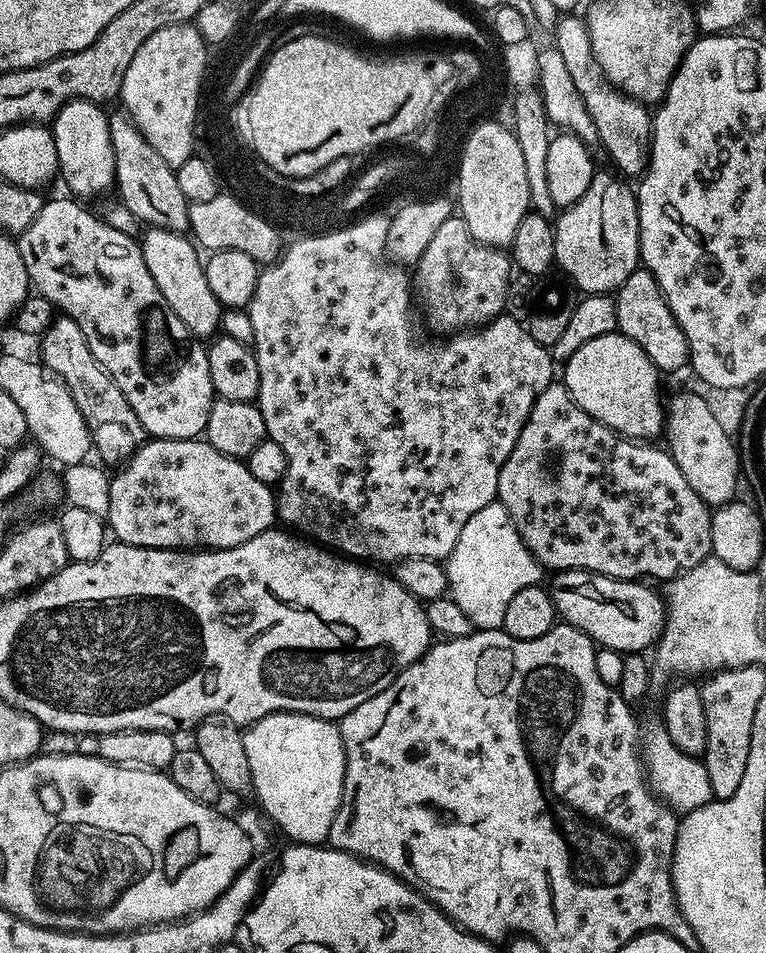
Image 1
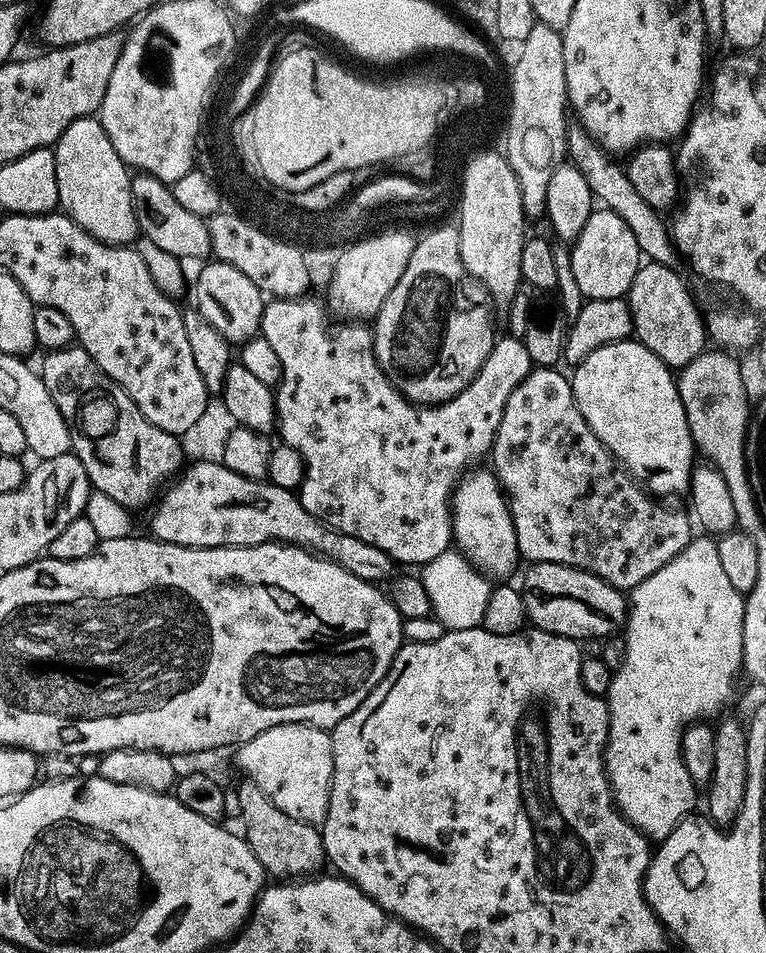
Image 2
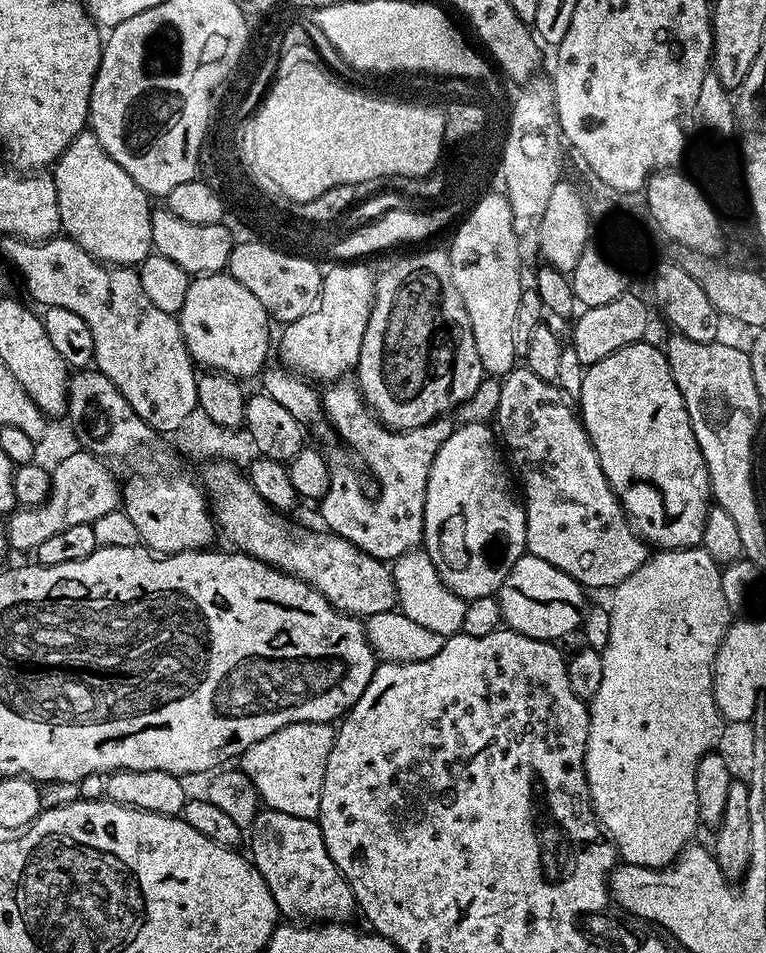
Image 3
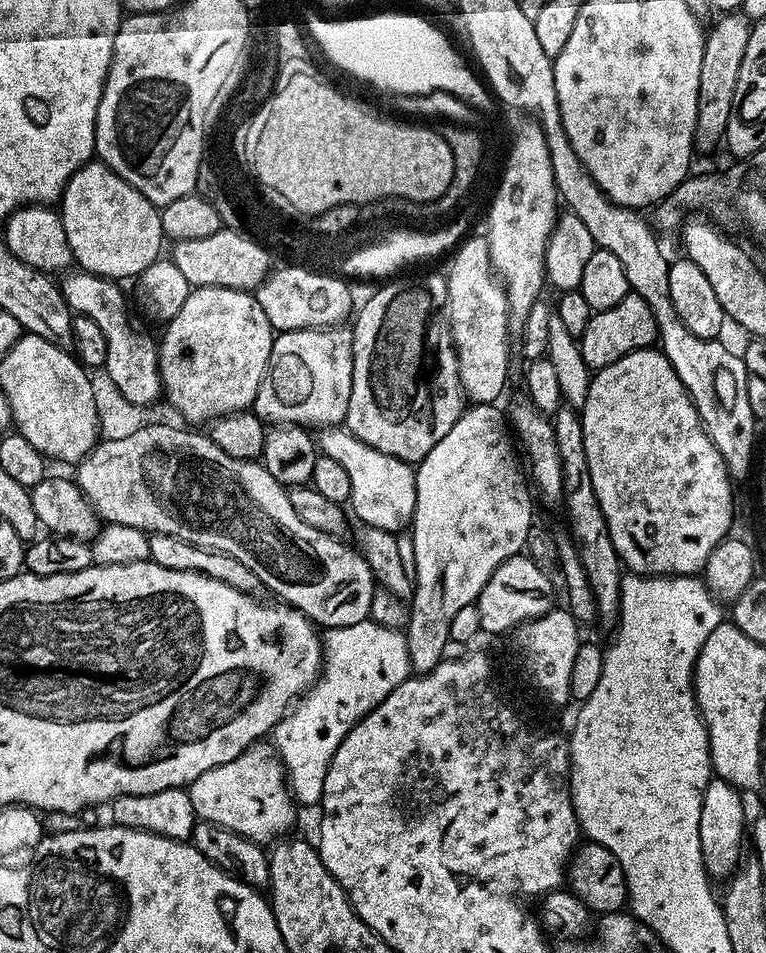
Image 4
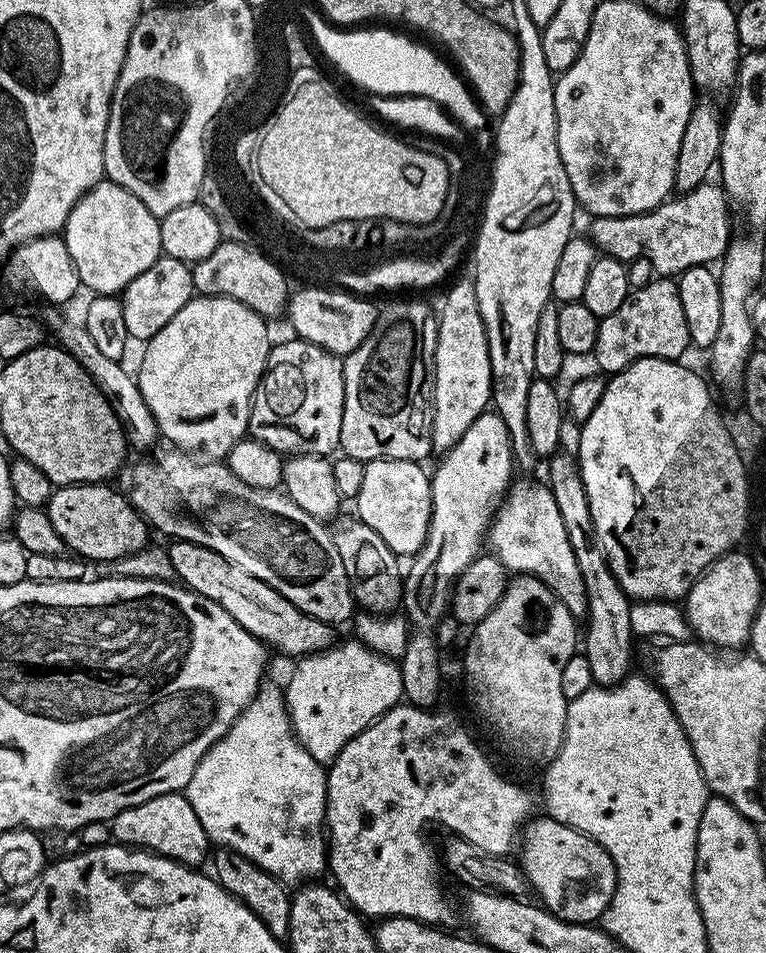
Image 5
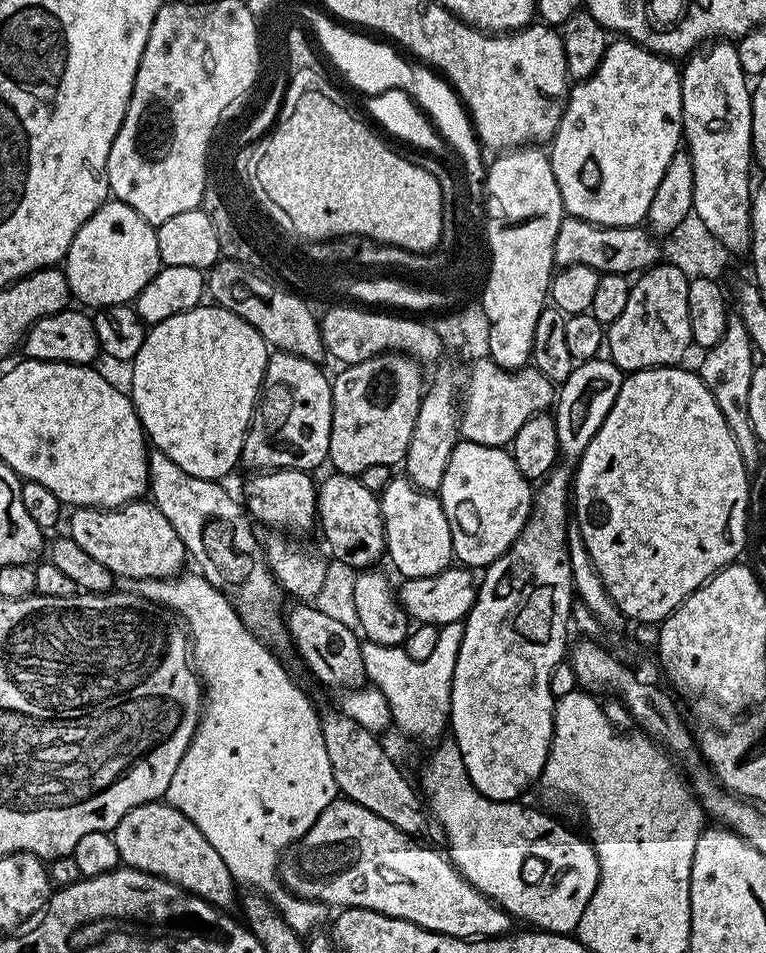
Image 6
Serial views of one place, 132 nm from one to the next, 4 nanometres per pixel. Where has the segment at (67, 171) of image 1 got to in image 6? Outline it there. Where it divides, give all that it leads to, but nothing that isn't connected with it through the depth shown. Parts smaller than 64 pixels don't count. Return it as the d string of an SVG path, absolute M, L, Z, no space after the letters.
M115 198L109 199L92 217L84 223L82 230L74 234L74 242L70 246L66 259L62 264L62 271L68 278L68 290L89 309L105 308L115 304L127 304L135 301L141 290L155 278L162 265L158 254L158 238L156 229L138 210L126 206Z

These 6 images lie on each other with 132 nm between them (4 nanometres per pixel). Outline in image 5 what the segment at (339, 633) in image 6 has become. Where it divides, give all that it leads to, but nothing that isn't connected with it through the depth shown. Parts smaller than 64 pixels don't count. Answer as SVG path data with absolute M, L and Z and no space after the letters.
M176 540L167 545L168 557L176 571L176 580L185 588L191 588L200 596L210 598L242 626L254 638L258 638L269 649L277 648L288 656L303 658L331 648L334 643L333 625L322 622L294 606L278 590L266 586L262 578L246 574L242 566L234 566L214 550L192 544L189 540Z

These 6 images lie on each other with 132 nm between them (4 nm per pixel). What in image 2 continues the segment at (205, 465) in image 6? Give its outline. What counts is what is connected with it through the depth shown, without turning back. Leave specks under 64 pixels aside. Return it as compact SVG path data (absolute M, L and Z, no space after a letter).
M217 259L208 263L203 265L205 268L196 276L195 311L200 312L202 318L206 318L206 322L210 322L210 326L214 326L214 330L218 330L218 334L222 334L222 338L226 338L229 344L245 344L260 331L260 319L266 303L265 293L254 286L254 282L250 282L242 270Z

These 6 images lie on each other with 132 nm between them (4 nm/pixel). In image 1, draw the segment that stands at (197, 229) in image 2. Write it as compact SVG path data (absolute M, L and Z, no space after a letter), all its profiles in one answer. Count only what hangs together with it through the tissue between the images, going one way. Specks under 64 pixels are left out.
M117 110L115 113L113 111L108 117L108 125L110 126L110 142L114 146L114 170L116 171L114 188L117 193L120 191L118 200L137 216L141 225L181 234L187 233L189 231L188 206L190 202L186 198L186 194L182 194L181 188L178 187L175 167L168 164L166 158L162 158L162 154L158 154L158 150L154 150L154 146L150 146L150 142L146 142L146 138L136 129L136 124L127 112Z

